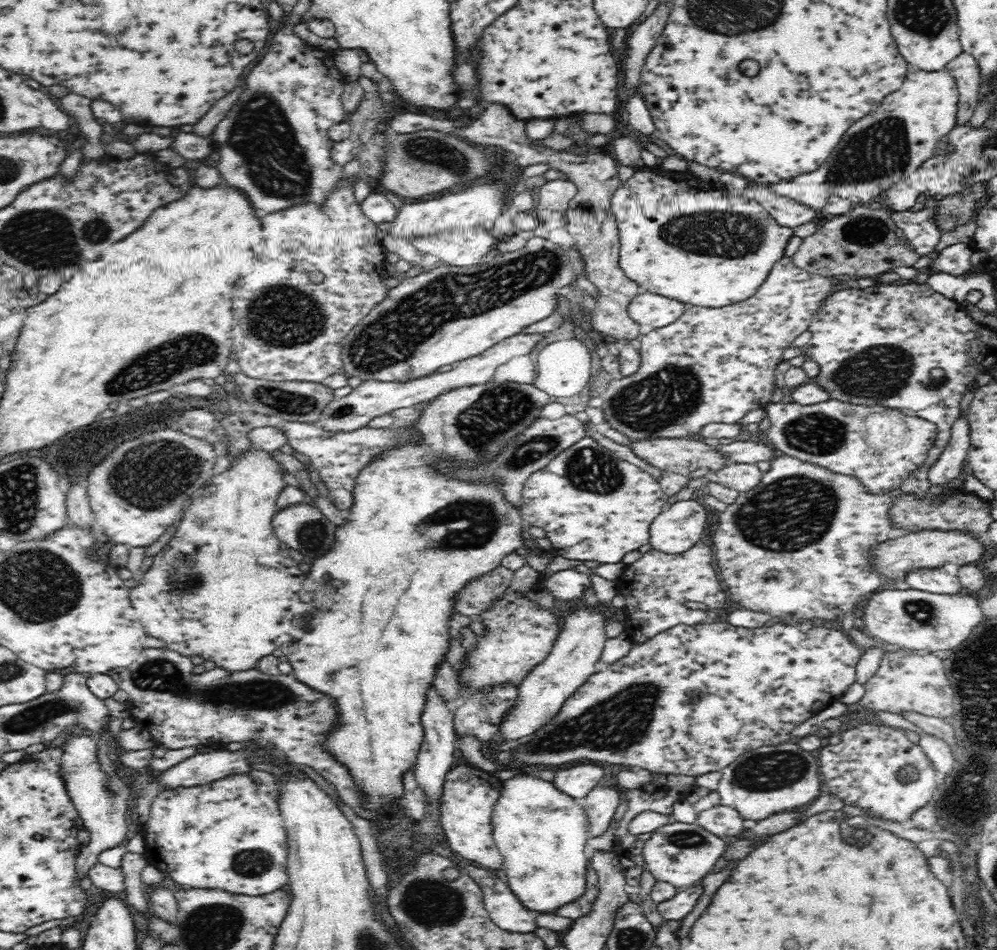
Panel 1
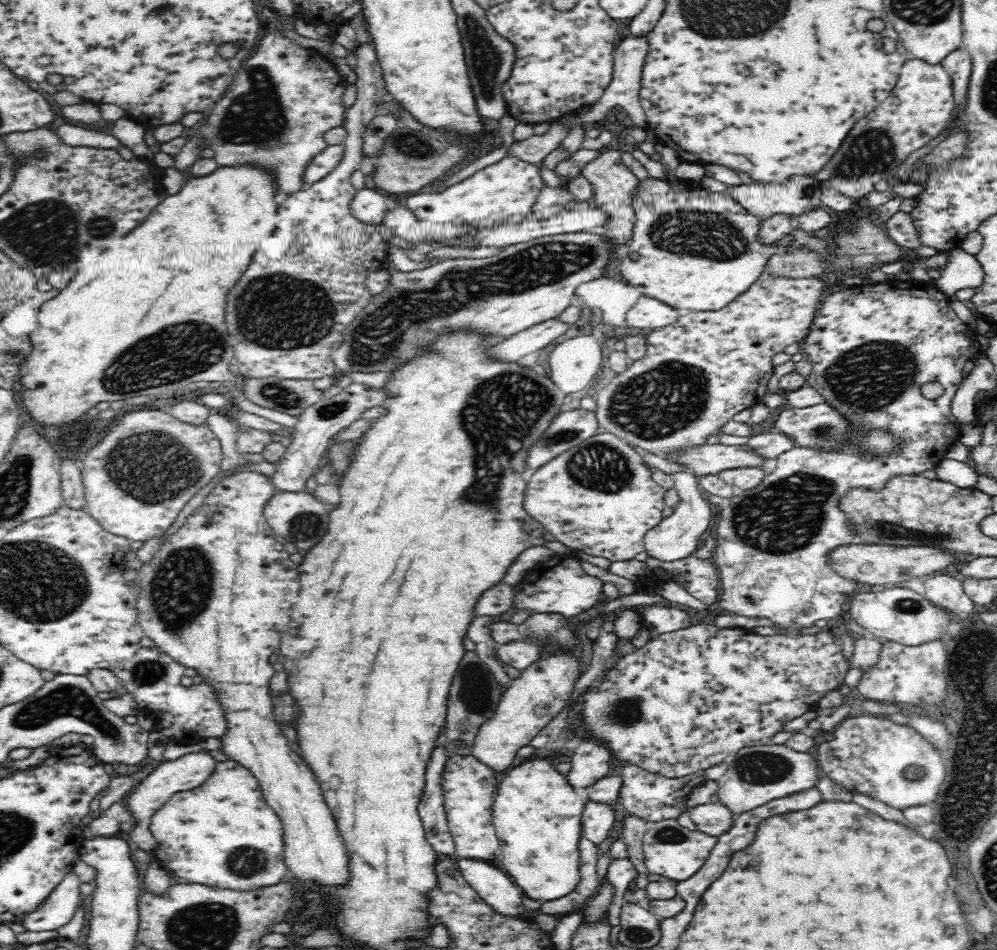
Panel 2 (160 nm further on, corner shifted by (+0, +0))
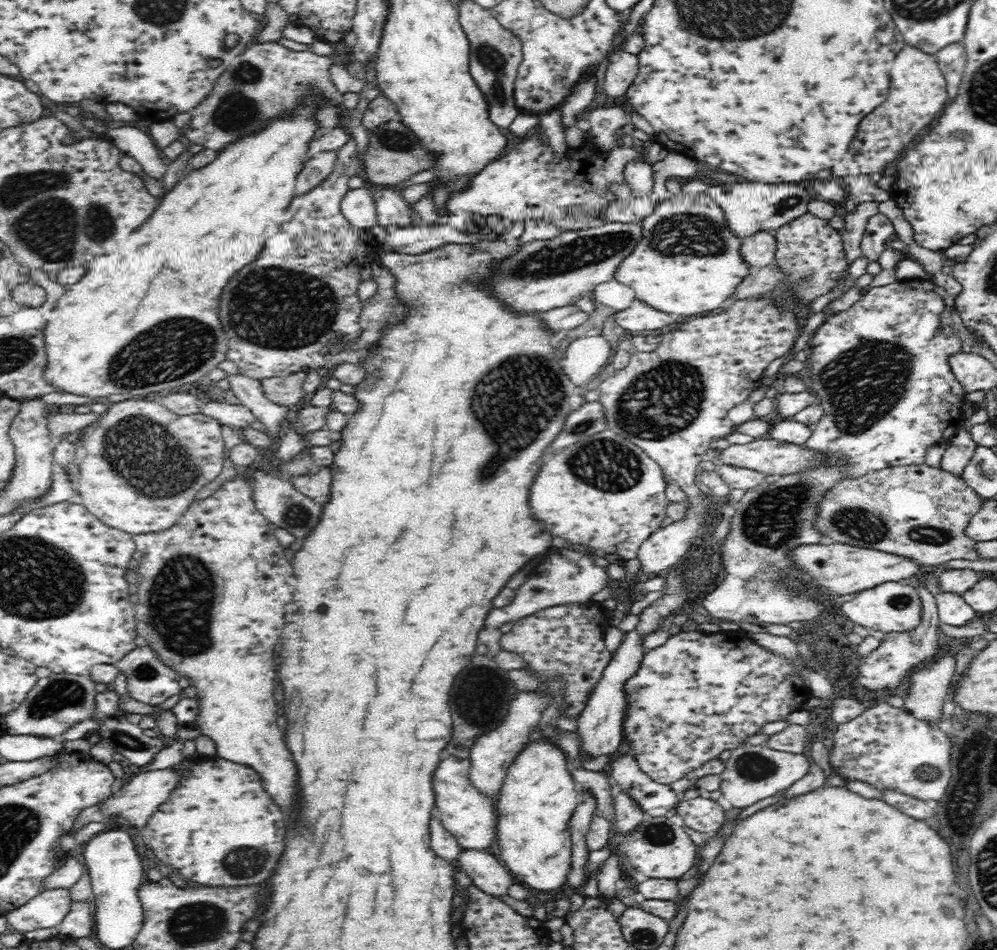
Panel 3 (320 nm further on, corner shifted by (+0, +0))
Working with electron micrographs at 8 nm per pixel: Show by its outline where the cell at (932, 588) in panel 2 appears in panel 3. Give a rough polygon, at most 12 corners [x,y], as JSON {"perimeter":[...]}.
{"perimeter":[[932,588],[940,622],[966,626],[980,617],[960,595]]}

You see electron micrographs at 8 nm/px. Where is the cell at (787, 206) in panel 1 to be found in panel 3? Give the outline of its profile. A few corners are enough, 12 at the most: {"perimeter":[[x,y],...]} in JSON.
{"perimeter":[[774,232],[741,240],[748,270],[775,264]]}

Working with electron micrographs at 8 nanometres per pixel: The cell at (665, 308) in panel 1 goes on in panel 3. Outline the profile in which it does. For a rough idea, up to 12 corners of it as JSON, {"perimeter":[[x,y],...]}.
{"perimeter":[[636,298],[614,318],[630,332],[658,330],[673,322]]}

